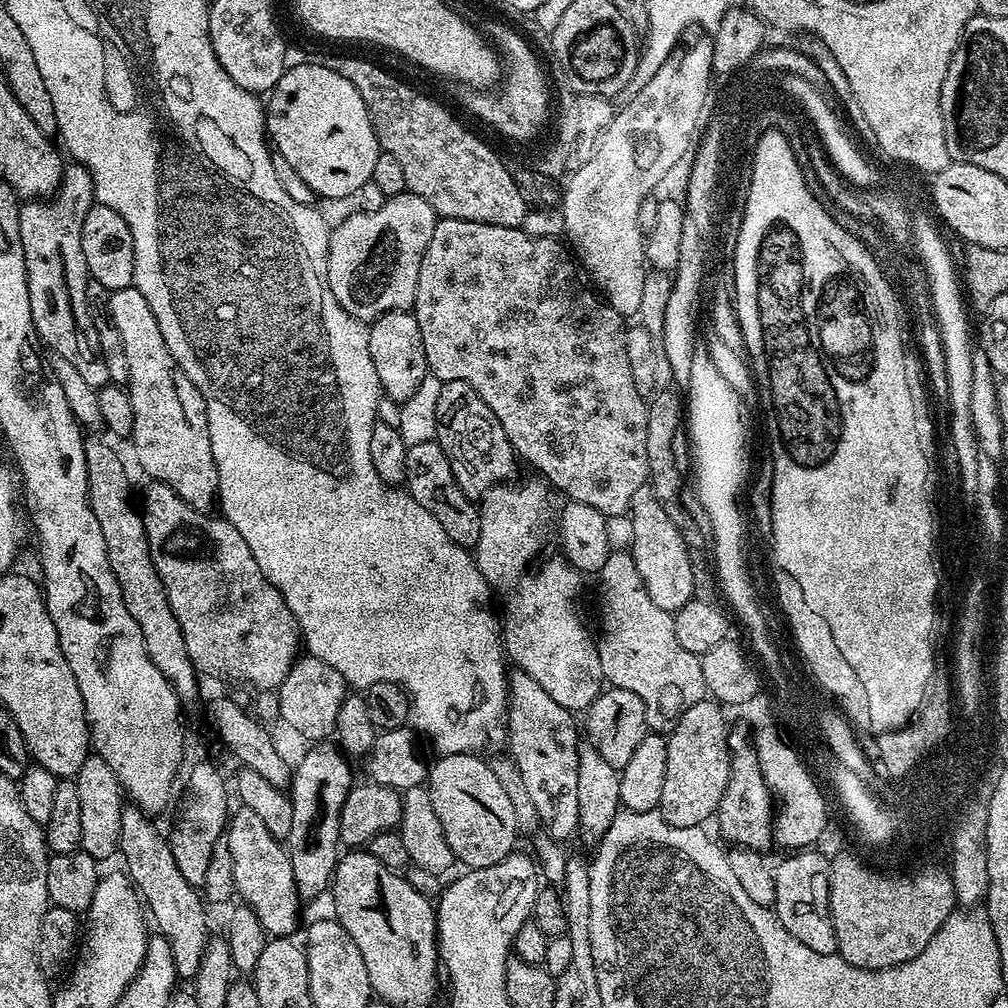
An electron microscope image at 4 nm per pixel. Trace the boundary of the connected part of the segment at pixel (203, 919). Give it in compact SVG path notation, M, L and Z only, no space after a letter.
M122 807L119 855L124 856L123 867L137 893L142 897L154 928L156 923L155 931L164 936L166 942L170 942L177 977L181 981L192 982L198 974L204 951L210 941L208 916L204 913L206 904L197 885L182 878L182 870L178 870L178 862L174 862L174 854L170 850L165 833L160 833L148 820L151 819L139 808Z

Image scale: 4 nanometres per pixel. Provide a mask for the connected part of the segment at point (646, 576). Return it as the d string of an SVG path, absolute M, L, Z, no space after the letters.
M651 483L638 486L634 493L634 498L630 498L630 506L627 515L633 522L633 540L630 545L630 551L634 558L634 566L638 566L638 574L642 576L642 582L646 586L646 594L650 594L650 599L661 609L670 613L676 613L686 602L694 599L692 592L696 588L696 576L692 573L692 556L690 544L685 540L683 544L680 541L686 538L681 525L676 524L662 510L662 502L658 498L652 500L654 490L648 492Z

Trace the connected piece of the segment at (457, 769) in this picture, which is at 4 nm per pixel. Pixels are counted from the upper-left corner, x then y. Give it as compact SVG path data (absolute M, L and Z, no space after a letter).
M449 752L439 757L437 764L433 763L428 770L426 787L430 794L430 802L434 806L434 814L438 814L438 822L442 822L442 830L446 834L446 842L450 842L450 850L456 855L457 861L465 869L485 868L494 866L513 855L518 839L514 809L510 799L502 790L497 775L494 774L491 763L486 759L479 760L479 755L470 752Z

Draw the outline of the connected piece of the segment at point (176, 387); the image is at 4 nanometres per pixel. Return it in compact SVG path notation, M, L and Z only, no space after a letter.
M136 287L123 288L107 297L108 316L116 327L116 336L120 339L120 348L124 351L124 368L128 371L126 391L130 406L134 406L134 430L130 437L132 448L136 451L136 460L146 475L153 481L170 486L178 498L182 498L196 512L208 512L218 500L218 470L214 462L214 450L210 450L210 426L206 414L206 402L202 394L186 378L178 366L162 330L158 330L158 318L150 310L150 302L142 298Z

